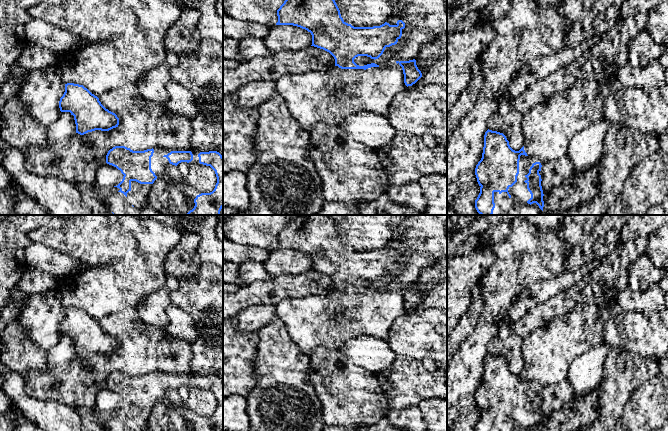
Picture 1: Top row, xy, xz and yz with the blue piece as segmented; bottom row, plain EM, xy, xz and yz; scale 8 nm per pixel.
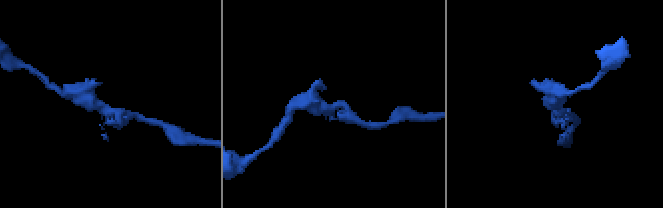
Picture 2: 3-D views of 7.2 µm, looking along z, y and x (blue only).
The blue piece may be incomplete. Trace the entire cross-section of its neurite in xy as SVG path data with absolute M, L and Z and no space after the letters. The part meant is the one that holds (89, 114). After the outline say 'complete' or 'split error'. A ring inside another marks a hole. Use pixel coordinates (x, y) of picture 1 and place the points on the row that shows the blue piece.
M65 84L59 108L61 112L70 112L74 116L76 133L80 135L95 130L109 131L119 125L117 115L106 109L83 85Z | complete

